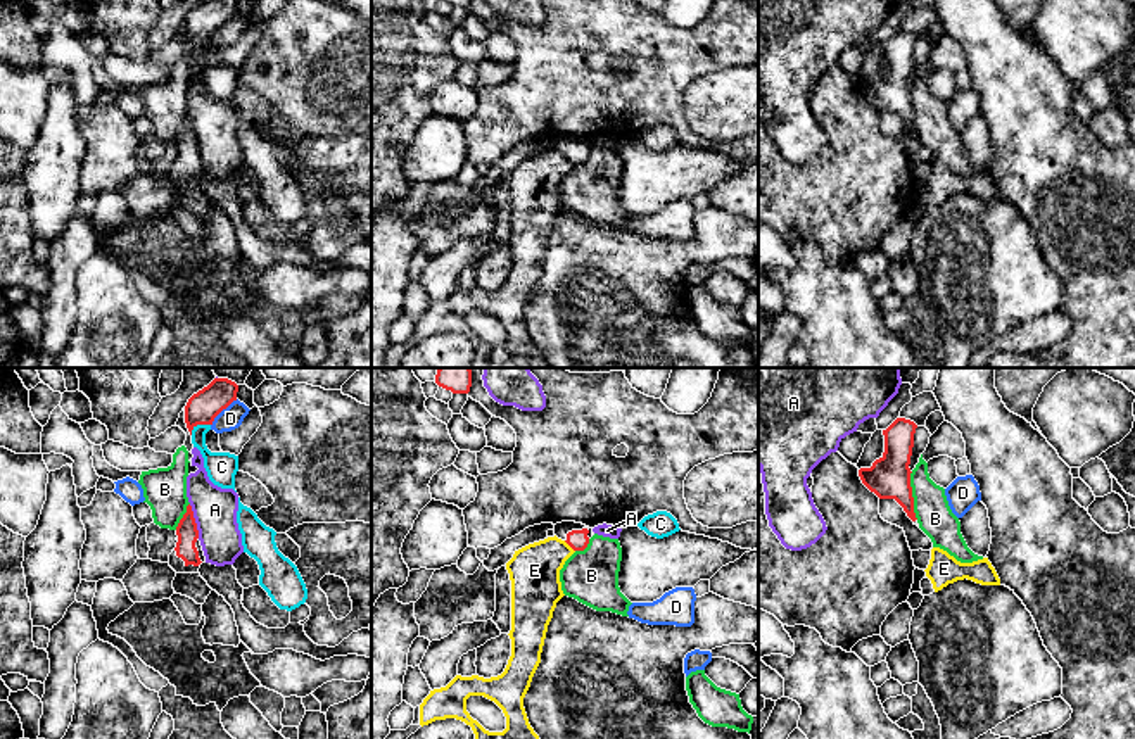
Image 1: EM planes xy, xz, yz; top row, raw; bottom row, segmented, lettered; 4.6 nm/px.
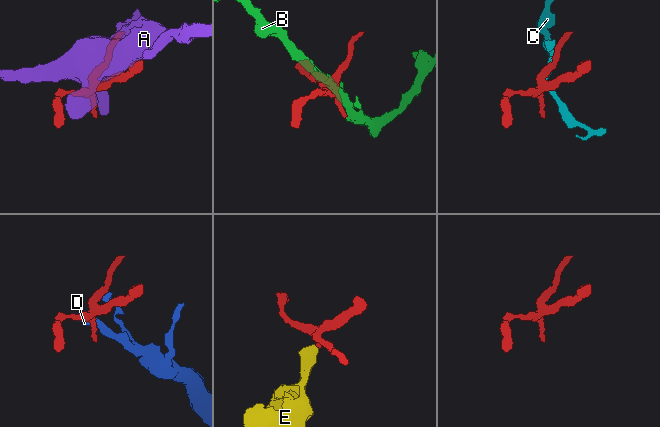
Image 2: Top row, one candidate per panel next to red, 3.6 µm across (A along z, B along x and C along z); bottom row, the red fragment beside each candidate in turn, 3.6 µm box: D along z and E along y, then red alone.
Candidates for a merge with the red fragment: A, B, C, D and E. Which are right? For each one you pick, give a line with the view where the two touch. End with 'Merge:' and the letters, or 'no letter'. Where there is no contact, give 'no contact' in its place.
Merge: no letter

